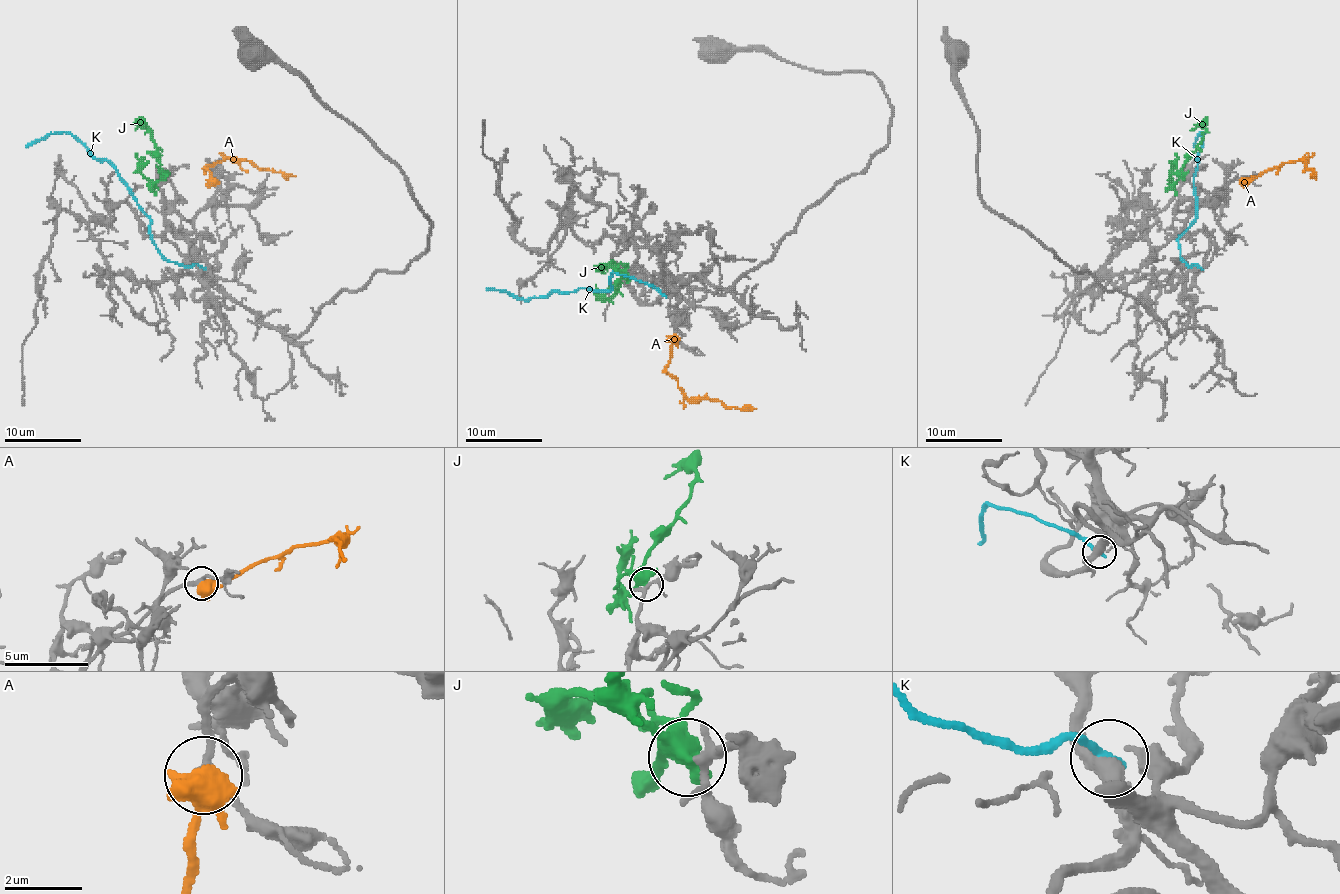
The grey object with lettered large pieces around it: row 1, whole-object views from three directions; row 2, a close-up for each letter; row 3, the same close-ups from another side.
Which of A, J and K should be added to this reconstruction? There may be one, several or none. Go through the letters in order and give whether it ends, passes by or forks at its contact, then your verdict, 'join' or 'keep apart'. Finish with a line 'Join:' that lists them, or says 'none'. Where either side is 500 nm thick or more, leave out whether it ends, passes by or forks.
A: keep apart
J: it forks there; join
K: it ends there; keep apart
Join: J

